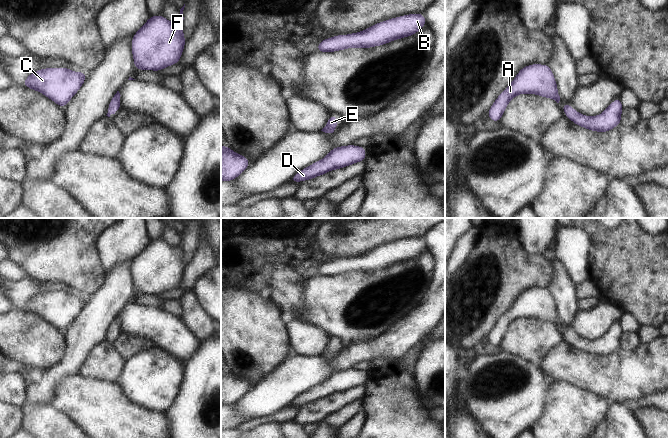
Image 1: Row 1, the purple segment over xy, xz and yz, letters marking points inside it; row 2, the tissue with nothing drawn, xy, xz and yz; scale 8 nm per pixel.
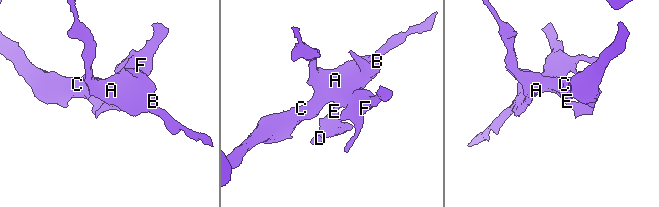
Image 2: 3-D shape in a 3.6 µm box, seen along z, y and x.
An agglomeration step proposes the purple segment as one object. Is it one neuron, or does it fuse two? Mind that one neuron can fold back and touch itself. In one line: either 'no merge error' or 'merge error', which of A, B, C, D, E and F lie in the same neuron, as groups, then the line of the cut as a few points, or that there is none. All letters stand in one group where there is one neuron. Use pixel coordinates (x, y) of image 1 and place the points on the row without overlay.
no merge error; groups A B C D E F; cut none

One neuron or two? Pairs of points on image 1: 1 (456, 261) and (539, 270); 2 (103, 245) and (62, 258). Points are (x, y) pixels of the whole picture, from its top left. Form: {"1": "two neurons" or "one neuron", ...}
{"1": "two neurons", "2": "two neurons"}

